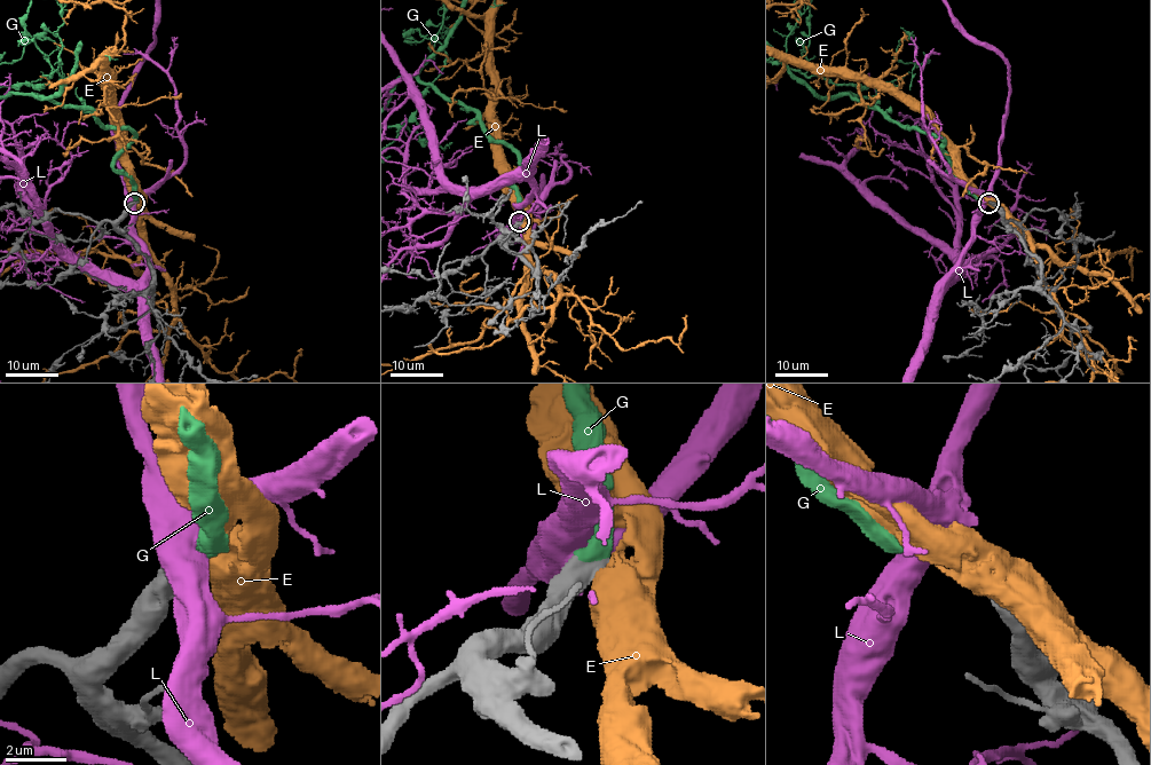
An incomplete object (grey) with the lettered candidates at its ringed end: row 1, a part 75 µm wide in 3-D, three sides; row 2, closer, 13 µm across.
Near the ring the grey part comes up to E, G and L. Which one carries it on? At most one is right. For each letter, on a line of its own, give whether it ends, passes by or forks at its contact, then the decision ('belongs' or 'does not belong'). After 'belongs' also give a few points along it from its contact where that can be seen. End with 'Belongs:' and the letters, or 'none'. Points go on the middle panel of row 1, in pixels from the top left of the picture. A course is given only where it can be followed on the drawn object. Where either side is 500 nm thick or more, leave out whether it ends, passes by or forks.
E: does not belong
G: belongs
L: does not belong
Belongs: G

